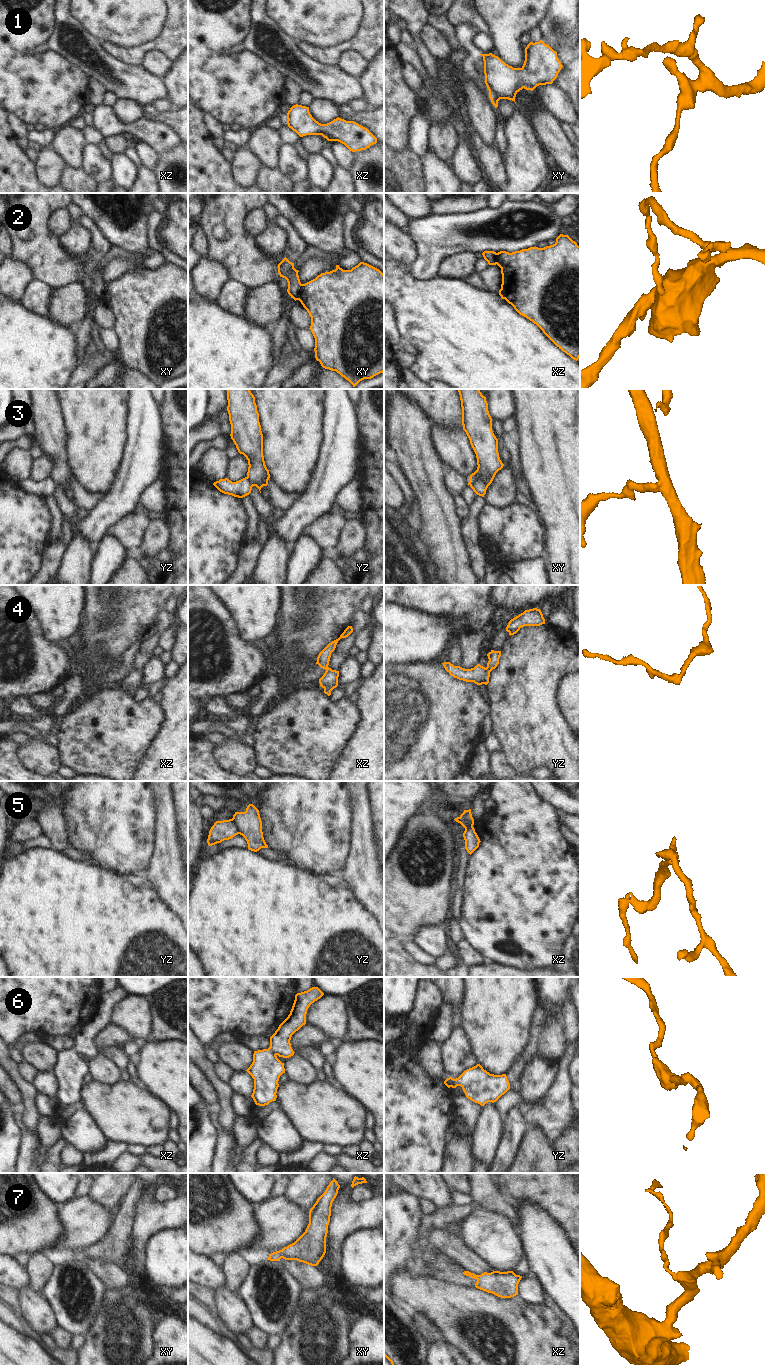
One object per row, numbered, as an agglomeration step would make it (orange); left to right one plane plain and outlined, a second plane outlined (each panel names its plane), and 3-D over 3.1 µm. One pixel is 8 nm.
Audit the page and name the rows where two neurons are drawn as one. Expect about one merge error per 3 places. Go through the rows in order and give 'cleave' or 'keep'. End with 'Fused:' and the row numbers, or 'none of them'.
1: keep
2: cleave
3: cleave
4: keep
5: cleave
6: keep
7: keep
Fused: 2, 3, 5

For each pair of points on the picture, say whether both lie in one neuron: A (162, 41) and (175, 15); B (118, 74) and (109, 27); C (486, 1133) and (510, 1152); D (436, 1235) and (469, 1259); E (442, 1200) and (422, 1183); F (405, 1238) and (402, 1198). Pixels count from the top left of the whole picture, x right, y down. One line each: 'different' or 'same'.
A: same
B: different
C: different
D: same
E: same
F: same

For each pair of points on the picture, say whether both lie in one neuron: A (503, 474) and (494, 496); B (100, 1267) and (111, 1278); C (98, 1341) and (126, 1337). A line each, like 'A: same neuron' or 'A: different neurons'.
A: same neuron
B: same neuron
C: same neuron

